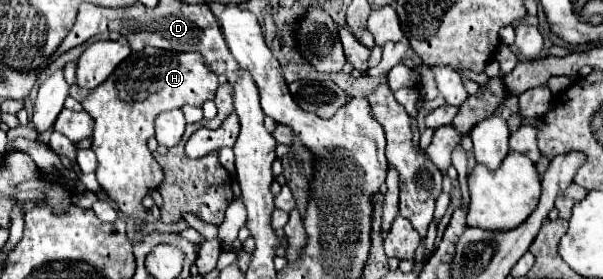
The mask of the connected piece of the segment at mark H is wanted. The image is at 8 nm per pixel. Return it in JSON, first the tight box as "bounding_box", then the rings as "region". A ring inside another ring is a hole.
{"bounding_box":[83,47,217,231],"region":[[[145,47],[143,51],[131,53],[109,79],[83,101],[85,111],[95,119],[91,149],[99,159],[97,181],[119,211],[135,221],[137,231],[141,231],[147,221],[147,209],[143,209],[141,199],[163,183],[161,165],[147,149],[147,139],[155,135],[155,117],[163,109],[177,109],[181,105],[201,107],[207,99],[215,97],[217,87],[217,75],[205,67],[201,53]]]}

